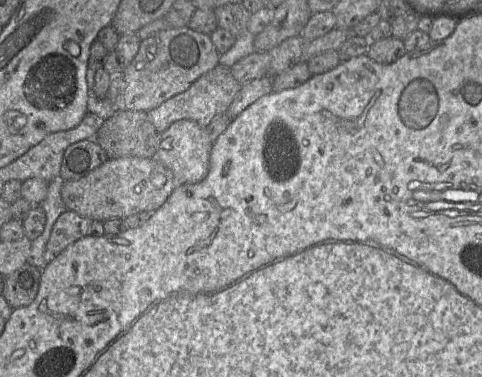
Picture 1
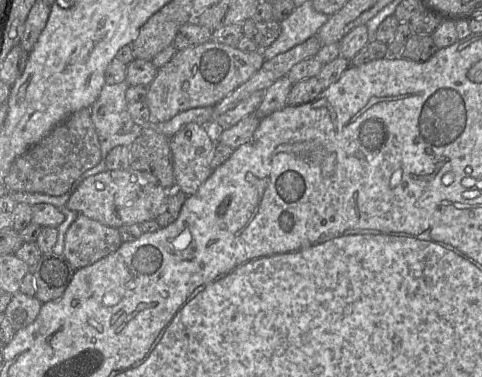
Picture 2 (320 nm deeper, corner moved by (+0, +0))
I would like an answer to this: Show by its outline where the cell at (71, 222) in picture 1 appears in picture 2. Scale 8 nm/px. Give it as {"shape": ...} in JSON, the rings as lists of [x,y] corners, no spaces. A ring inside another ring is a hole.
{"shape":[[[78,215],[67,230],[63,255],[75,269],[80,269],[112,254],[122,243],[117,228]]]}

